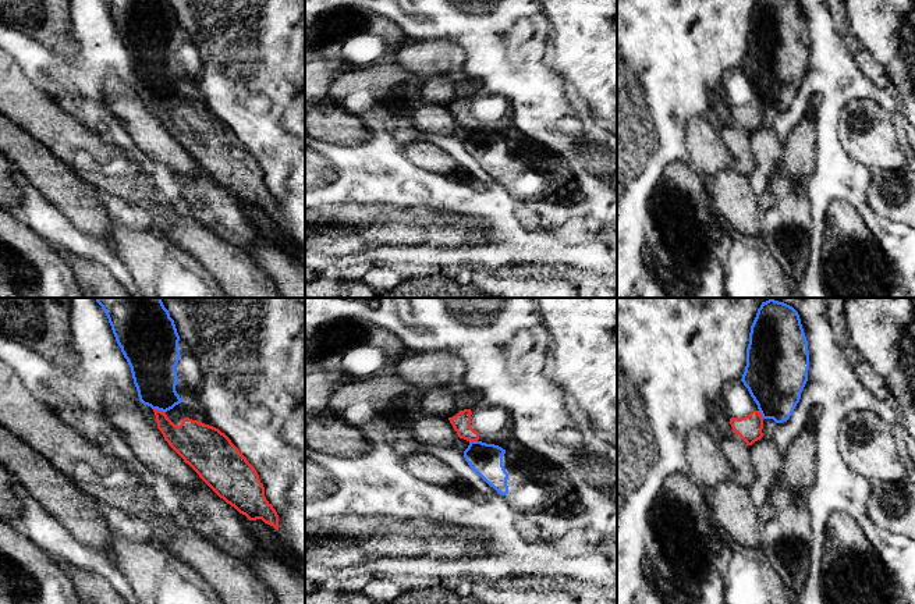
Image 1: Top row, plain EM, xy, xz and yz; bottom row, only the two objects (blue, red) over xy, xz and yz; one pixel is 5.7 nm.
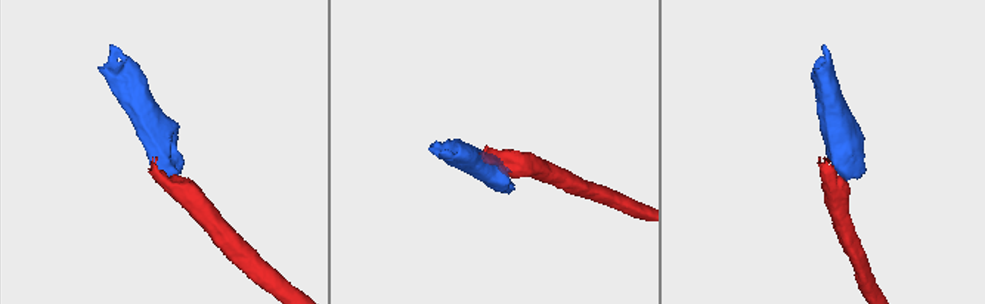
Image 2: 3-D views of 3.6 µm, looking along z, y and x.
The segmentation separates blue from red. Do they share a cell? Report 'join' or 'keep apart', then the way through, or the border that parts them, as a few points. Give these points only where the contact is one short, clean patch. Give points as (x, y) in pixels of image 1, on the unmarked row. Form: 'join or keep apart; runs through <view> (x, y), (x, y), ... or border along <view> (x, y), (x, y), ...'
keep apart; border along xy (153, 96), (165, 100)

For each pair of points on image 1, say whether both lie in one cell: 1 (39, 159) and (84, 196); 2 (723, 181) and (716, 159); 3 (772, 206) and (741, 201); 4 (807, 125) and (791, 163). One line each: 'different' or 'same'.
1: same
2: different
3: different
4: same

